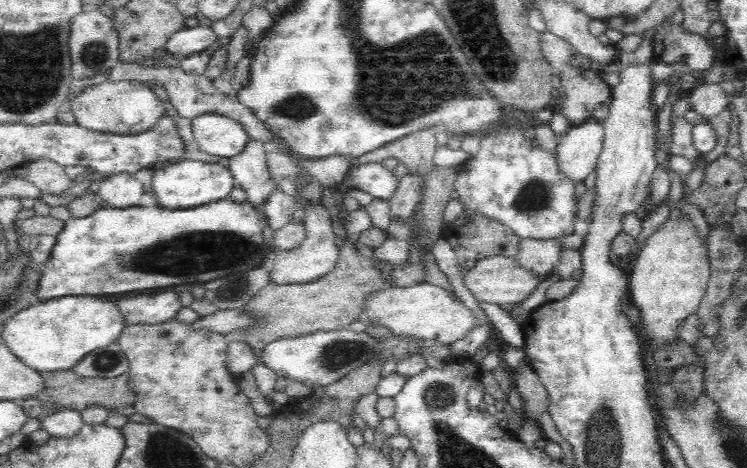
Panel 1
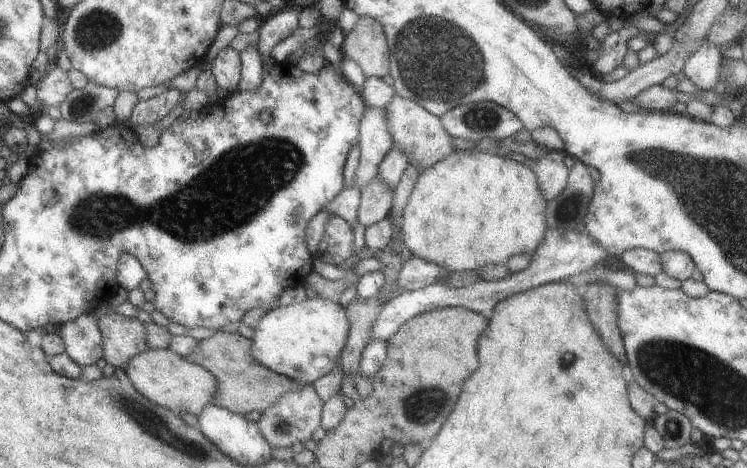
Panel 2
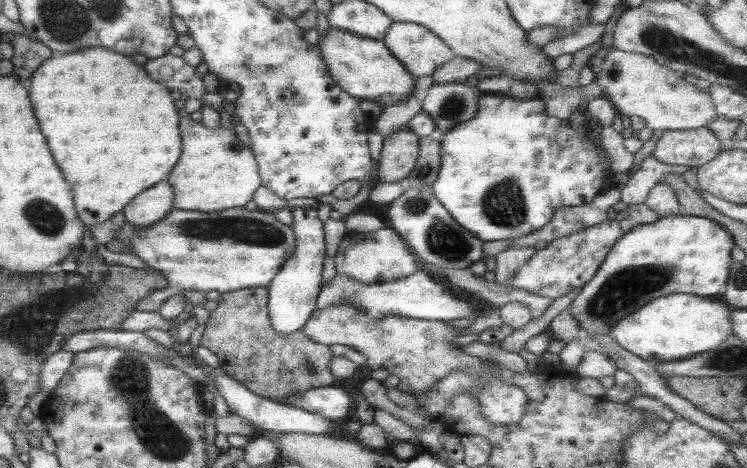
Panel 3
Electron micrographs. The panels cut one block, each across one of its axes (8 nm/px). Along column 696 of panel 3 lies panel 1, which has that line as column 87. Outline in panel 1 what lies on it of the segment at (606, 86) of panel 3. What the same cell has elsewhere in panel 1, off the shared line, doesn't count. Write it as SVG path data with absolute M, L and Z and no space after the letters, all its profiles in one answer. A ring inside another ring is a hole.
M106 80L92 88L84 89L75 99L72 99L71 112L76 116L77 124L84 128L101 133L131 135L155 127L155 124L165 115L166 106L154 93L152 84Z

